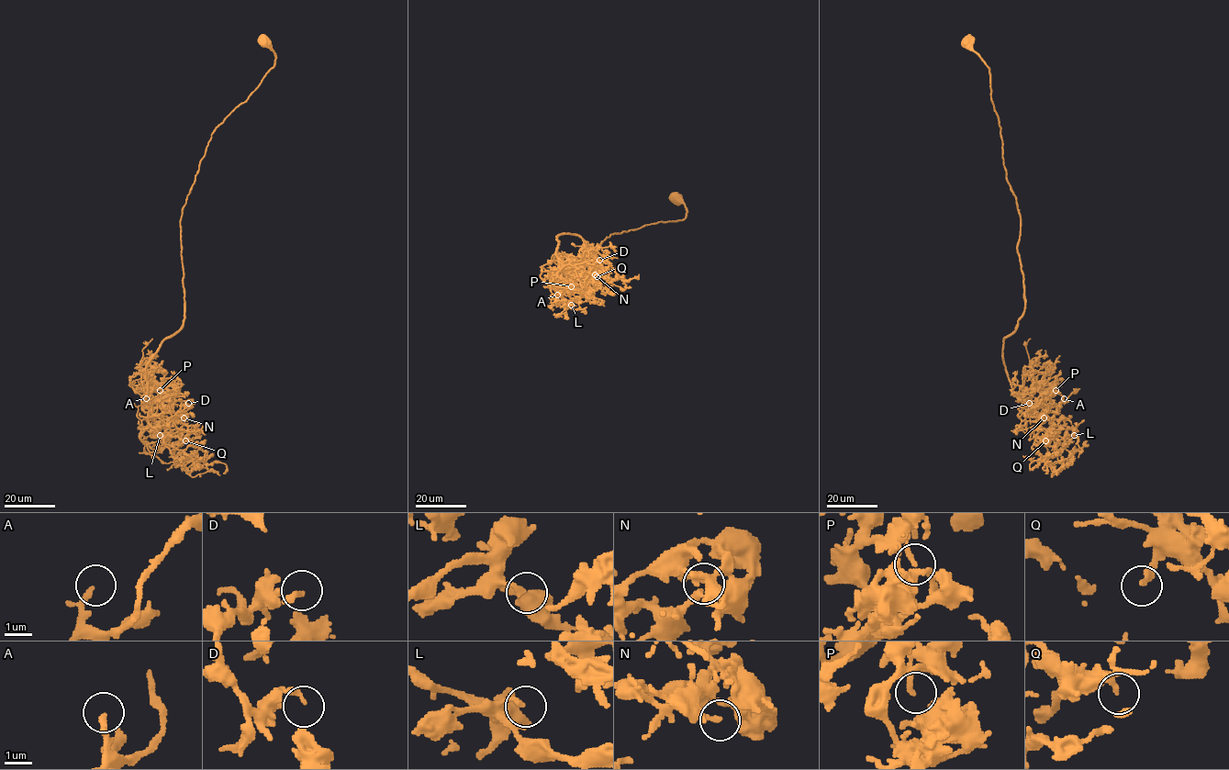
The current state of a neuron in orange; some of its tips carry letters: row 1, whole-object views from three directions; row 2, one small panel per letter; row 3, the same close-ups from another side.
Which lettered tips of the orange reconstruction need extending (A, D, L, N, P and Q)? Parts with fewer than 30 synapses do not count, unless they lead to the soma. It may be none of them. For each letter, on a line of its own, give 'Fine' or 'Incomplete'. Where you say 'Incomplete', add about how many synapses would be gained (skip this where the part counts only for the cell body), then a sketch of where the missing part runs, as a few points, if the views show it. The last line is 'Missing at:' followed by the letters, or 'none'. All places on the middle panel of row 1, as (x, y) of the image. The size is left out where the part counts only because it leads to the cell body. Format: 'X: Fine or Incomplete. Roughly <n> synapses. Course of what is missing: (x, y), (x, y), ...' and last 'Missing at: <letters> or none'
A: Incomplete. Roughly 40 synapses
D: Fine
L: Fine
N: Fine
P: Fine
Q: Fine
Missing at: A

